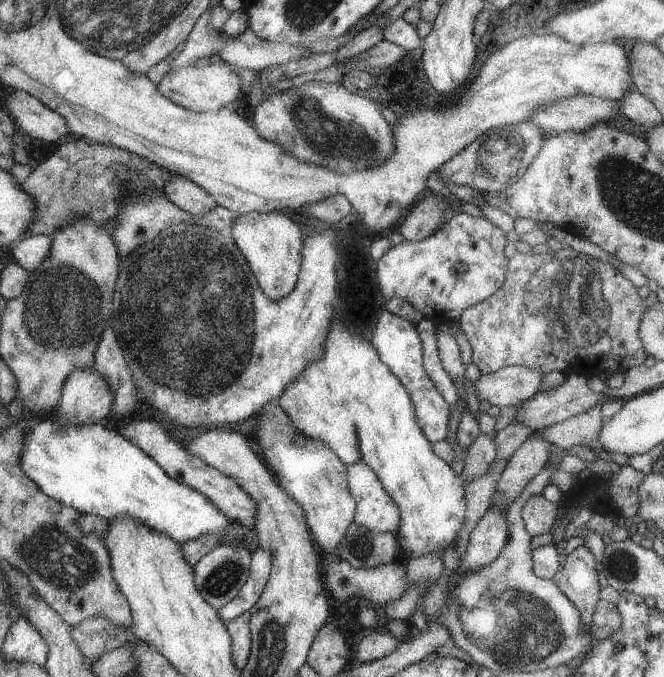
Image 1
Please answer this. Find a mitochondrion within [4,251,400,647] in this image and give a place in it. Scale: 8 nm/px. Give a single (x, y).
(61, 312)

